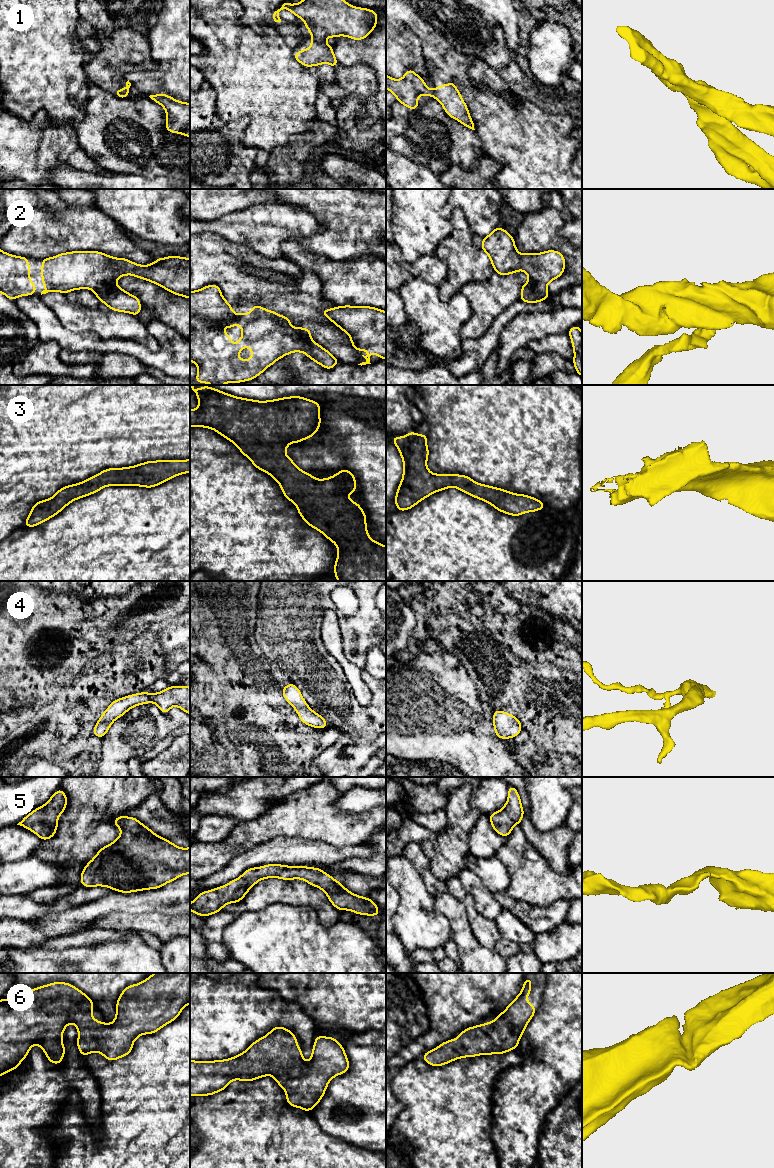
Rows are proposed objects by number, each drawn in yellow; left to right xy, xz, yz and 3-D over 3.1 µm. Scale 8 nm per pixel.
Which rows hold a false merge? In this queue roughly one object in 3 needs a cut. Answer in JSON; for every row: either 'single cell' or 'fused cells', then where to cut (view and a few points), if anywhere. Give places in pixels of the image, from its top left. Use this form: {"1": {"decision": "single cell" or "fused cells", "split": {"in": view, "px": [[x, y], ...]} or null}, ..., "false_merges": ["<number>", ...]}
{"1": {"decision": "fused cells", "split": {"in": "xz", "px": [[312, 35], [317, 39], [324, 40]]}}, "2": {"decision": "single cell", "split": null}, "3": {"decision": "single cell", "split": null}, "4": {"decision": "single cell", "split": null}, "5": {"decision": "single cell", "split": null}, "6": {"decision": "single cell", "split": null}, "false_merges": ["1"]}

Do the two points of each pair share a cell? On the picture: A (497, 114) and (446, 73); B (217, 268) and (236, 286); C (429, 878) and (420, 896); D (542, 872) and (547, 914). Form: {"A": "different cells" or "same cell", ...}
{"A": "different cells", "B": "same cell", "C": "different cells", "D": "different cells"}

